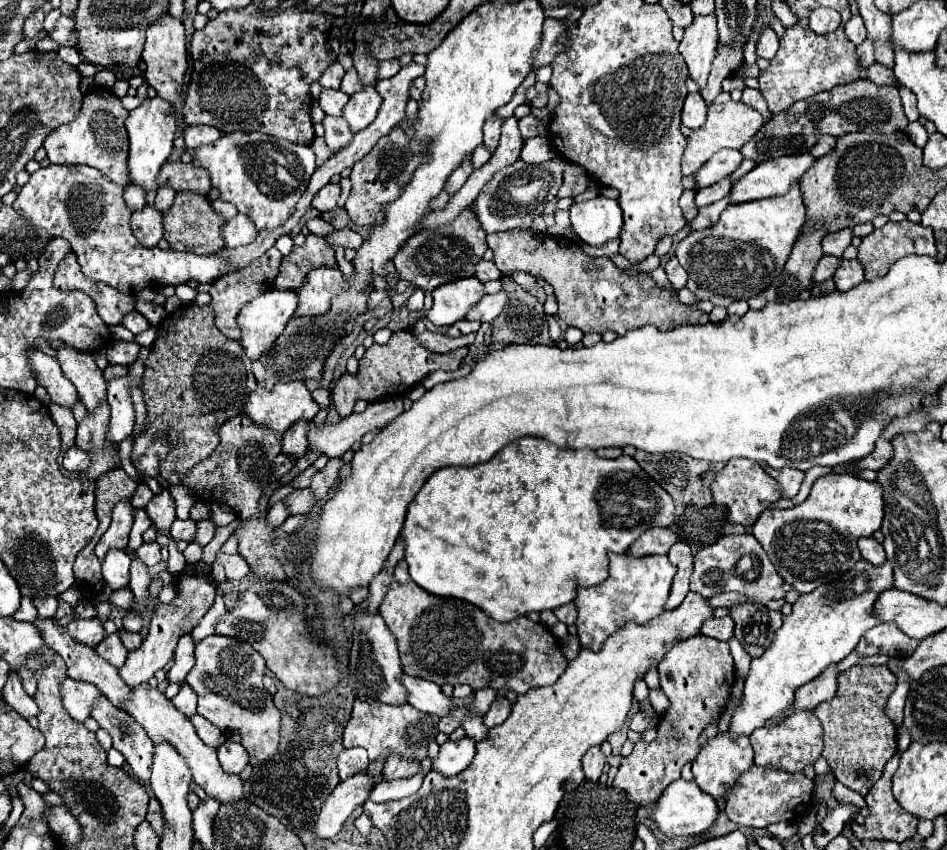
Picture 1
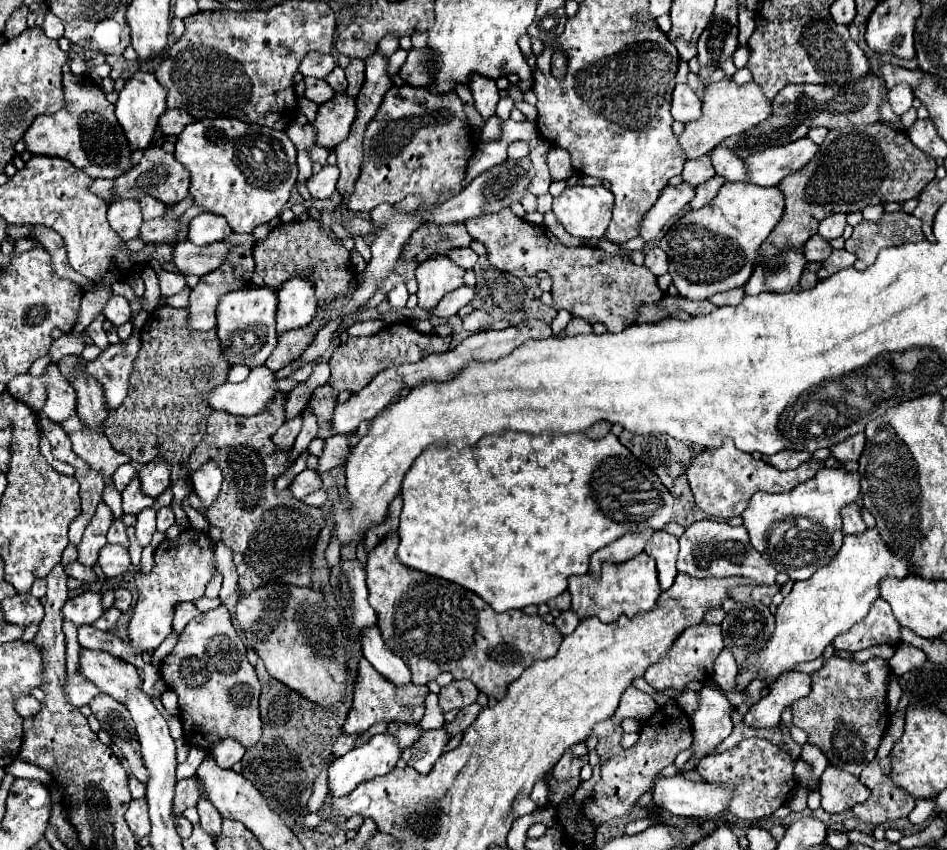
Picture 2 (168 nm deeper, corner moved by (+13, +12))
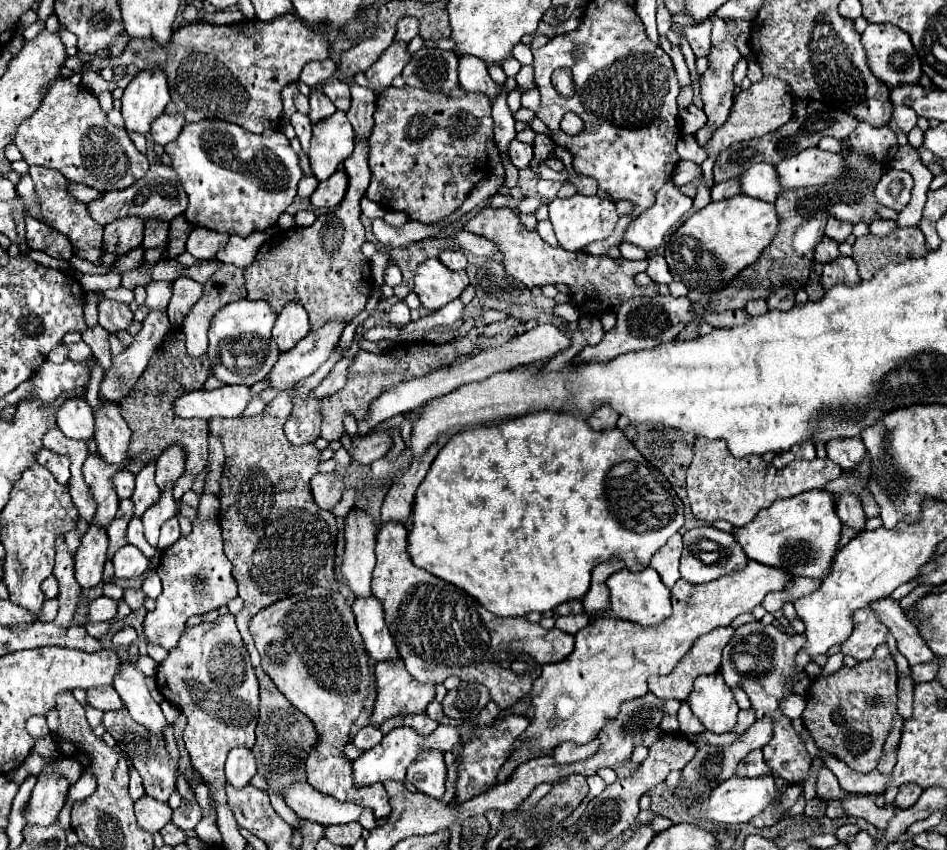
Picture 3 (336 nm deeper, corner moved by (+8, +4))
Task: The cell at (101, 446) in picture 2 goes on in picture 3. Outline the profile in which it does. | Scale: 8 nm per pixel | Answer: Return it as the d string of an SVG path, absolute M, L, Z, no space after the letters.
M90 455L82 467L82 475L86 485L90 487L90 493L94 501L98 503L98 509L94 513L92 523L100 527L108 527L116 515L118 509L118 495L112 485L112 475L118 471L116 465L106 465L100 455Z

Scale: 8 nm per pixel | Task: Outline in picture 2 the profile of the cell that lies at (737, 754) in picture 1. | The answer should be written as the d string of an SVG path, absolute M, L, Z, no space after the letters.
M713 687L701 689L701 705L691 715L691 729L693 729L693 757L695 765L711 755L717 745L731 735L733 721L729 717L729 701L723 691Z

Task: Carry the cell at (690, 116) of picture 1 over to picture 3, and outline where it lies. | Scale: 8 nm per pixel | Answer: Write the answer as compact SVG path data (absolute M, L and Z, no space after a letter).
M690 105L680 113L680 123L682 123L682 133L694 135L702 125L706 125L706 113L696 105Z

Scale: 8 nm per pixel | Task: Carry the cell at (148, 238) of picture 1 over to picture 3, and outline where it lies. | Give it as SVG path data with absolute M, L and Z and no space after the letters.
M122 217L104 227L104 251L124 255L142 245L144 221L138 217Z

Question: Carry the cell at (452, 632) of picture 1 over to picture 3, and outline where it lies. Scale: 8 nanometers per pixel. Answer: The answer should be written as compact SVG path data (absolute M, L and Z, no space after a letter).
M388 521L388 523L382 523L382 525L380 525L380 529L378 529L378 533L376 533L376 559L378 559L378 561L376 561L376 569L374 569L374 573L372 573L372 595L382 601L384 613L386 613L386 625L388 625L388 629L390 629L394 641L396 641L398 653L400 653L400 657L404 659L406 669L410 671L410 675L412 675L414 679L418 679L420 683L434 683L434 685L436 685L436 683L442 683L442 681L444 681L446 677L450 677L450 675L456 675L456 677L460 677L462 681L478 681L478 683L482 683L482 685L488 687L490 699L492 699L494 703L498 703L500 709L510 709L518 699L522 699L522 697L526 697L526 695L530 693L532 683L540 677L540 669L542 669L546 663L562 661L562 659L574 649L574 635L564 633L564 631L560 631L560 629L556 629L556 627L554 627L554 629L544 629L544 627L540 627L538 623L526 621L524 617L508 617L508 619L498 617L498 615L486 611L486 609L484 609L474 597L470 597L466 591L454 587L452 583L446 583L446 581L442 581L442 579L434 577L434 575L428 573L426 569L416 567L416 565L410 561L408 553L406 553L406 535L408 535L408 533L406 533L406 529L404 529L402 523Z

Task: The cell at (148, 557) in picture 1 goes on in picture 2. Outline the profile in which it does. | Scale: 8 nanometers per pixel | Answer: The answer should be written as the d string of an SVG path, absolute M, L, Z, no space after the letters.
M143 509L137 515L137 525L135 525L135 537L141 547L147 547L151 543L151 535L155 533L155 511L153 509Z

